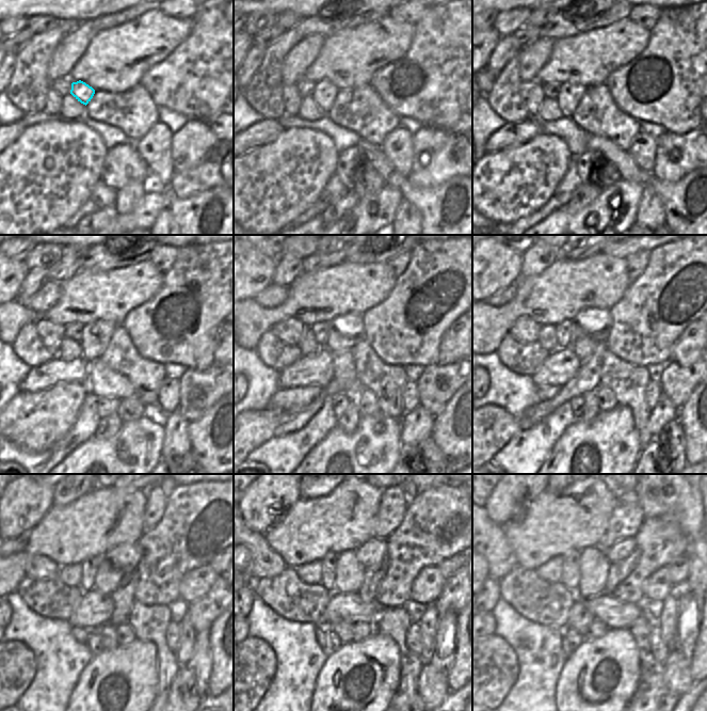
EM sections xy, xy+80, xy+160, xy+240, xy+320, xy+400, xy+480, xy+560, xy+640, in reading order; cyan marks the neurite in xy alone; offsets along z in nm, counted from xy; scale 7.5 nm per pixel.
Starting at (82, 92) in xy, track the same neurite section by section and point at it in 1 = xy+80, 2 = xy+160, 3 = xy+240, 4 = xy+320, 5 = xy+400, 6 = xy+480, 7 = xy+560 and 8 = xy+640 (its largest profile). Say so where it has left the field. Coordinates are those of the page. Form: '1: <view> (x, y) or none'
1: xy+80 (324, 93)
2: xy+160 (569, 94)
3: xy+240 (96, 335)
4: xy+320 (339, 338)
5: xy+400 (598, 319)
6: xy+480 (126, 556)
7: xy+560 (372, 553)
8: xy+640 (623, 549)

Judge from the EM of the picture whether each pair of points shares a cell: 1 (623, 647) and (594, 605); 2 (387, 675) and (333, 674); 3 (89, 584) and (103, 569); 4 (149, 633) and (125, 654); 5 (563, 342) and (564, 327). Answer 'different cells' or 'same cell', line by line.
1: different cells
2: same cell
3: different cells
4: different cells
5: same cell

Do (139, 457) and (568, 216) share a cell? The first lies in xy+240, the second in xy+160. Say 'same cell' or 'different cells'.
same cell

